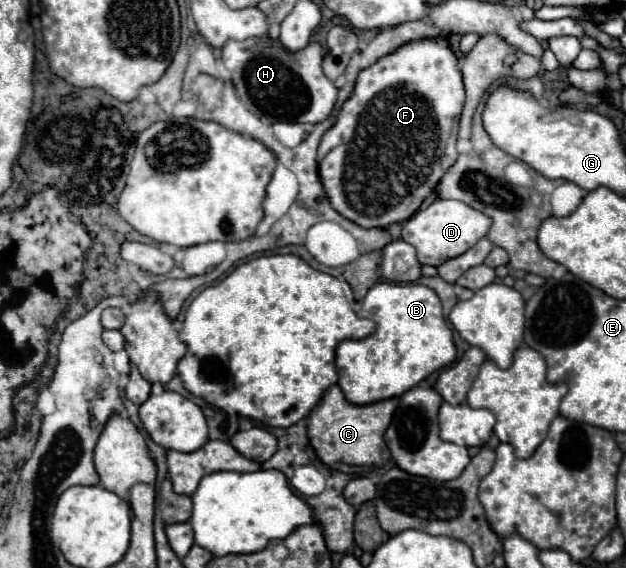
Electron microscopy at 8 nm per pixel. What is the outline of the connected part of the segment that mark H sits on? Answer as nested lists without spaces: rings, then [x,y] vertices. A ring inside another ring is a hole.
[[[267,34],[243,42],[231,40],[221,48],[221,60],[231,72],[237,96],[247,104],[247,110],[267,124],[275,120],[317,124],[323,122],[335,106],[337,88],[321,70],[323,48],[319,42],[289,52],[277,42],[271,42]]]

